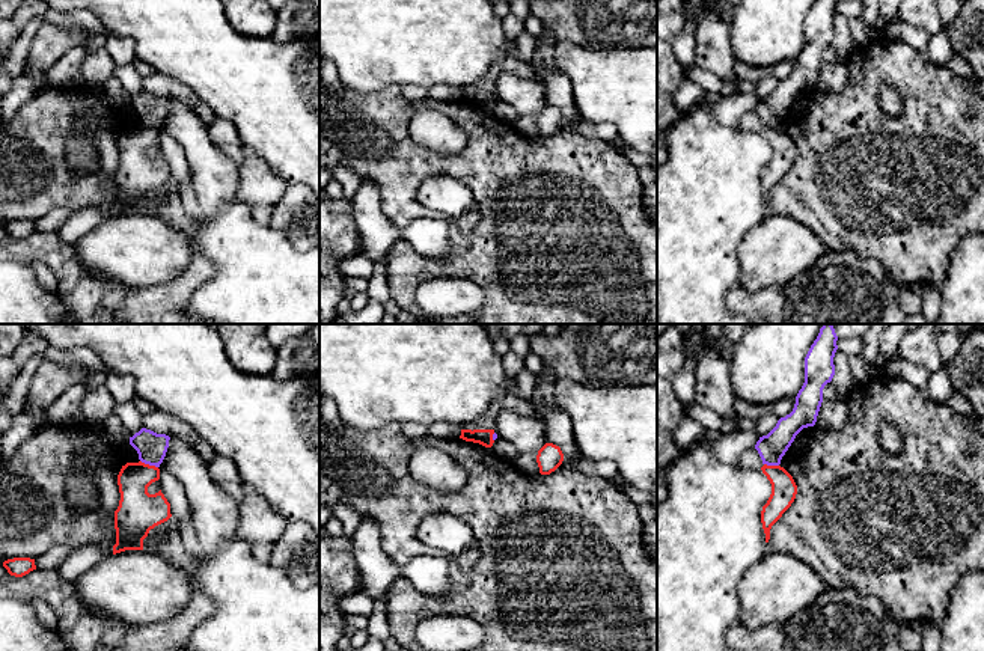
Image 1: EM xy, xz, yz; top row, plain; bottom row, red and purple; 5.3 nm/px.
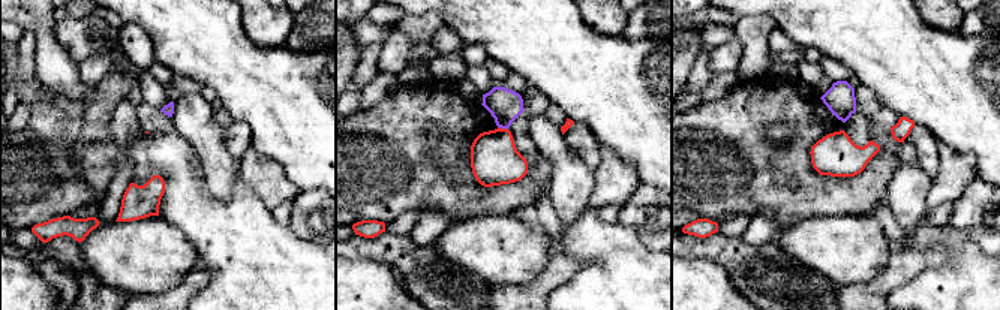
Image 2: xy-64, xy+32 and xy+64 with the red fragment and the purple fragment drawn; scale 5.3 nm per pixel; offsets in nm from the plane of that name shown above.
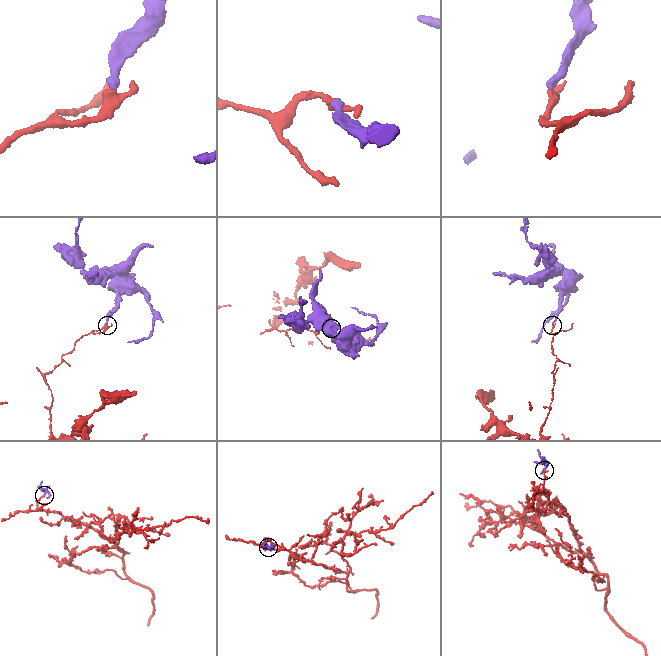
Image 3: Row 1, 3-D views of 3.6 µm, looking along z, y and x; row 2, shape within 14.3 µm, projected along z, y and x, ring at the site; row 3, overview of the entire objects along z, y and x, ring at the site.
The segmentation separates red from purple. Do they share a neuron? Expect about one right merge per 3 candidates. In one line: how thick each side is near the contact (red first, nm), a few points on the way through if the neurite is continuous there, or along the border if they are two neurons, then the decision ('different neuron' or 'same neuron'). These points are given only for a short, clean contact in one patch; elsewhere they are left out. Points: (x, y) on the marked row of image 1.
220 nm thick on the red side, 160 nm on the other; border along xy (140, 460), (157, 467); different neuron

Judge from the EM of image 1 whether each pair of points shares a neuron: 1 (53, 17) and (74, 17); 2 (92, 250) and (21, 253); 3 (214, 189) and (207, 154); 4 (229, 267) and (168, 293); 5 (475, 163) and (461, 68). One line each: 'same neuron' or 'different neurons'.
1: same neuron
2: different neurons
3: same neuron
4: different neurons
5: different neurons

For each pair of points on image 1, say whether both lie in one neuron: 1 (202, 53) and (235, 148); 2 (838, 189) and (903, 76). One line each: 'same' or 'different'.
1: different
2: same

